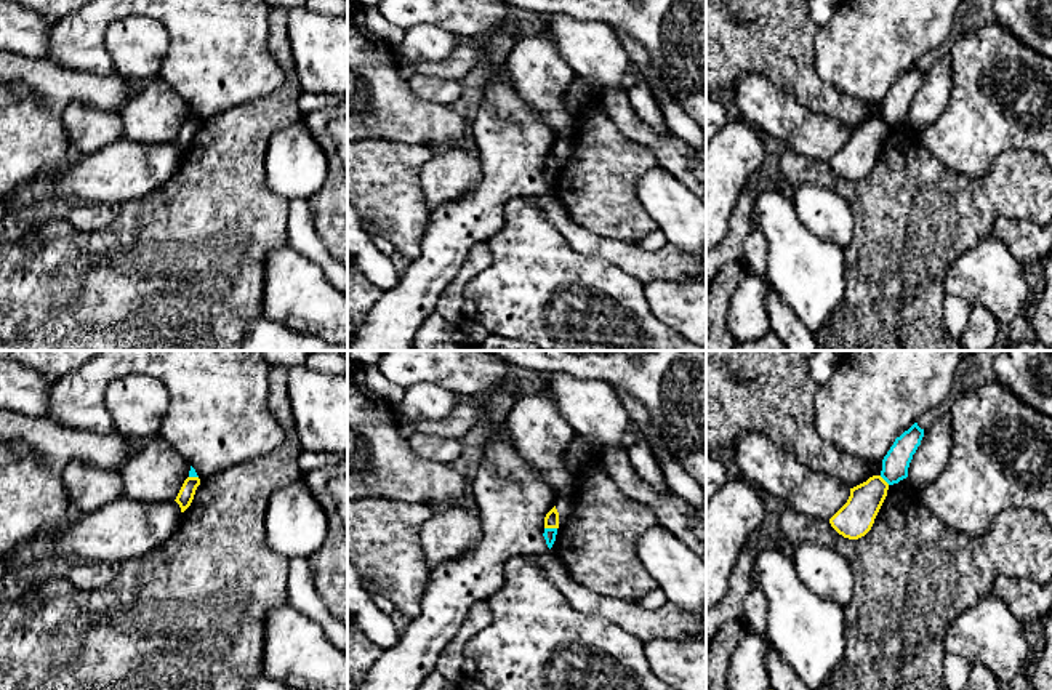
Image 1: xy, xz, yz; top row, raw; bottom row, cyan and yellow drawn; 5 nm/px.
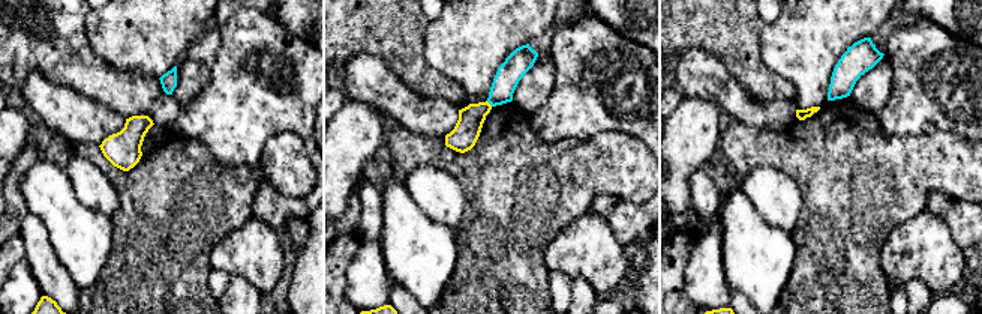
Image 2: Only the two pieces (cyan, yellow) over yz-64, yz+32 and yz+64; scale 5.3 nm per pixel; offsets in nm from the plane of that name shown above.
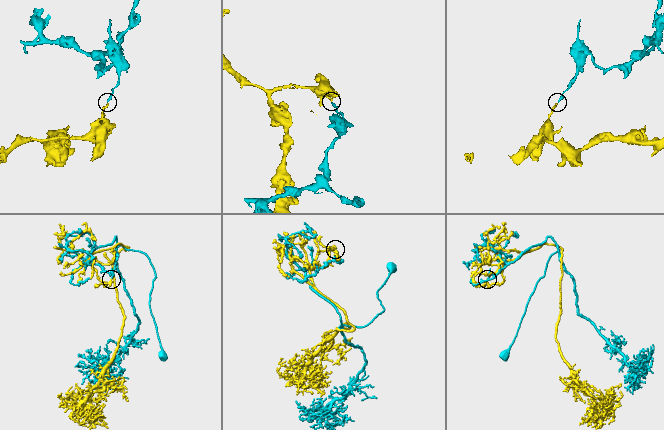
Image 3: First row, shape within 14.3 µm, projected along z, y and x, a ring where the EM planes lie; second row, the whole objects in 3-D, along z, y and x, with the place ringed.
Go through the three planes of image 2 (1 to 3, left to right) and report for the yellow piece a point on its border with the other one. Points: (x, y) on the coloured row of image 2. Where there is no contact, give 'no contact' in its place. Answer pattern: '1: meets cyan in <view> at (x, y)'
1: no contact
2: meets cyan in yz+32 at (489, 102)
3: no contact

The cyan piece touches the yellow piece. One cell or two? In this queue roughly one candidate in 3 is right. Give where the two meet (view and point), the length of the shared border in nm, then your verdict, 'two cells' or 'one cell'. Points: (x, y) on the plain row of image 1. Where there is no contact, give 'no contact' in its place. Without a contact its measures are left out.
xz (551, 170) | 60 nm | two cells

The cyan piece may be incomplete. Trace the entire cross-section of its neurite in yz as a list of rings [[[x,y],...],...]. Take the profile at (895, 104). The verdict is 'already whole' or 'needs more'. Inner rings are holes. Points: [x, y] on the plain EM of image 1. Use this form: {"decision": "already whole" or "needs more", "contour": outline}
{"decision": "already whole", "contour": [[[914,64],[908,72],[895,80],[893,86],[882,101],[881,118],[889,125],[898,125],[908,118],[908,109],[916,94],[921,82],[924,78],[924,70]]]}

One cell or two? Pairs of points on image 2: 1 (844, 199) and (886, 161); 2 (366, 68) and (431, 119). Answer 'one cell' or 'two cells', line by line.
1: one cell
2: one cell

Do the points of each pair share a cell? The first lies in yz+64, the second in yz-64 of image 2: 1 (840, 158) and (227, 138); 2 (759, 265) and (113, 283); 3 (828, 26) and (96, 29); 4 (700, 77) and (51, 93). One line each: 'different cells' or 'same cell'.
1: different cells
2: different cells
3: same cell
4: same cell

